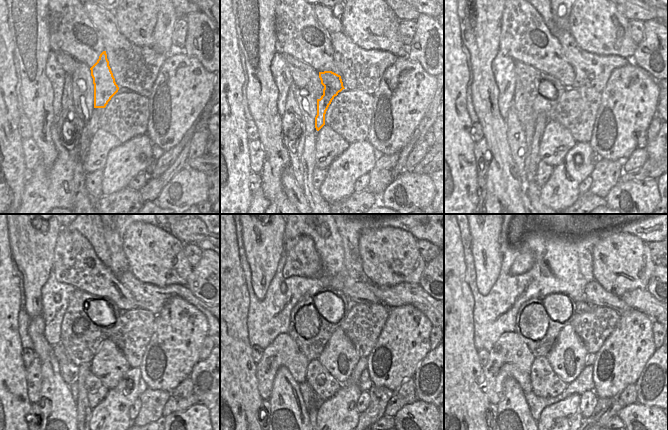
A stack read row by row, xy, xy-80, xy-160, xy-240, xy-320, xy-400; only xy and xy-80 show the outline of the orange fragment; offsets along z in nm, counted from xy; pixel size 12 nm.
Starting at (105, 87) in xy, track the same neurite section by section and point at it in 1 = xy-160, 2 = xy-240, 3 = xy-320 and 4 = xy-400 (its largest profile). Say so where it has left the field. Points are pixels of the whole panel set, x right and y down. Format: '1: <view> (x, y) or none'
1: xy-160 (531, 162)
2: xy-240 (84, 412)
3: xy-320 (312, 412)
4: none

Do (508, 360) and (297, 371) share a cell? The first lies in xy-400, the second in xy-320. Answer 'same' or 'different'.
same

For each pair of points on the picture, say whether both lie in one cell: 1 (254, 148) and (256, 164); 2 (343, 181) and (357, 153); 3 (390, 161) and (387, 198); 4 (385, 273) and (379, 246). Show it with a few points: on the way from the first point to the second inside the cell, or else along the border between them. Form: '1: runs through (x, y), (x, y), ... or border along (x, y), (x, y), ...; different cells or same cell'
1: runs through (255, 152), (256, 160); same cell
2: runs through (344, 174), (356, 160); same cell
3: border along (395, 177), (380, 196); different cells
4: runs through (385, 266), (384, 253); same cell

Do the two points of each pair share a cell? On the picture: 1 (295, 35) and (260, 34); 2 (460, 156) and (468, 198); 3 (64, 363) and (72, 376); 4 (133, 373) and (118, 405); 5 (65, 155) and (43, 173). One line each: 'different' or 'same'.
1: different
2: same
3: same
4: same
5: same

